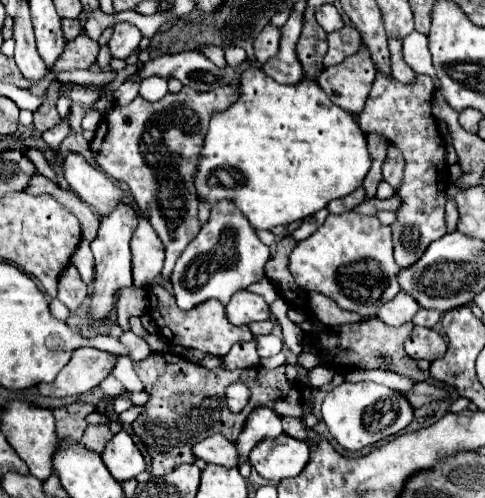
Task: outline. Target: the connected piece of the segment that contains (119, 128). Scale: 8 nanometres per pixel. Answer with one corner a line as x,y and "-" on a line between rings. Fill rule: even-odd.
232,86
216,88
212,92
182,88
182,92
166,94
158,102
146,102
138,96
128,106
114,106
114,110
104,116
90,142
98,166
108,176
124,180
130,186
140,212
144,212
164,242
164,280
170,280
174,262
200,232
194,176
210,118
216,112
224,112
236,98
238,92
234,92

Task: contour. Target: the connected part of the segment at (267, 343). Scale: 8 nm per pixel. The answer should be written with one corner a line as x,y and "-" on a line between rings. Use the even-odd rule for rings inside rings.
268,334
268,336
256,336
256,348
258,348
258,354
262,358
274,356
274,354
278,354
282,350
282,340
272,336
272,334

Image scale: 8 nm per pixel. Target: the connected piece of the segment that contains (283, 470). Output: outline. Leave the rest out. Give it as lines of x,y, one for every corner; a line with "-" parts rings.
280,436
276,440
262,440
250,452
252,468
266,480
280,482
298,476
310,460
310,448
302,440

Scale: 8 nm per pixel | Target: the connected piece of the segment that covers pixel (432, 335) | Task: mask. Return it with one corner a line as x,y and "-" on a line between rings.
414,326
408,340
404,342
404,348
406,348
408,356
414,358
414,360
424,358
428,362
434,362
434,360
438,360
438,358
442,358
446,354
448,346
446,346
444,338
436,330

